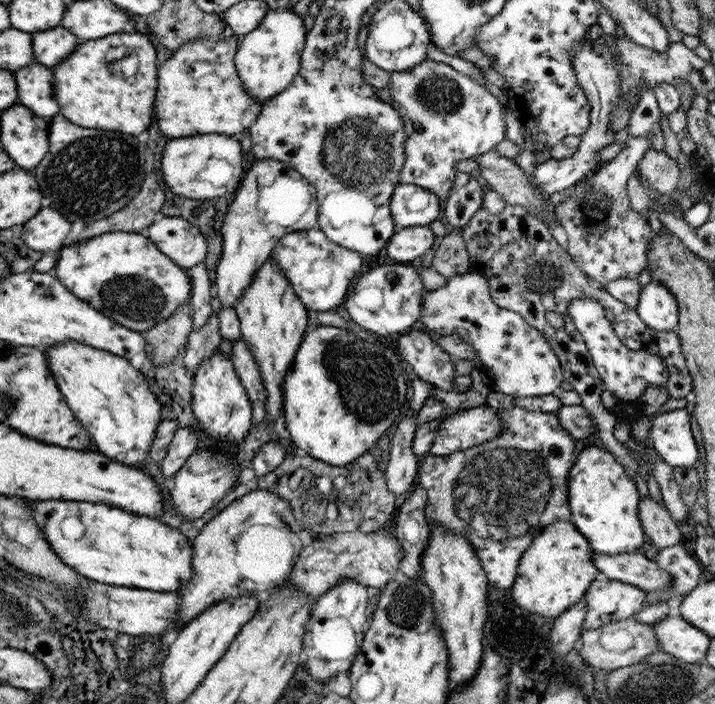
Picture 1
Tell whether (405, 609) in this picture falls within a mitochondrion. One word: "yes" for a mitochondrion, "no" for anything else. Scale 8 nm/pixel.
yes

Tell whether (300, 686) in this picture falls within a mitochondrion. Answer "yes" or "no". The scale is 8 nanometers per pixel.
no

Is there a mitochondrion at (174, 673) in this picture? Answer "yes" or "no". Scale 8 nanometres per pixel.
no

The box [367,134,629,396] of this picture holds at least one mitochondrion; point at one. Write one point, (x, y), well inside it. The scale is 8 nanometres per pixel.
(549, 275)

